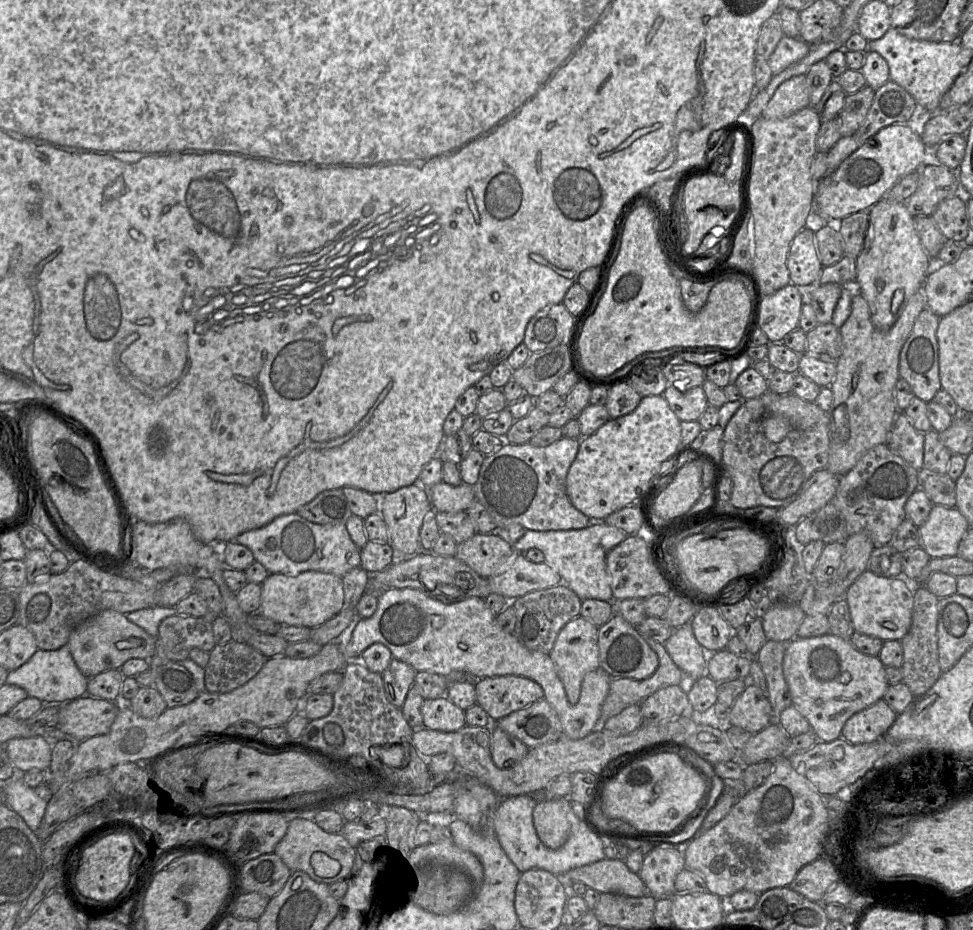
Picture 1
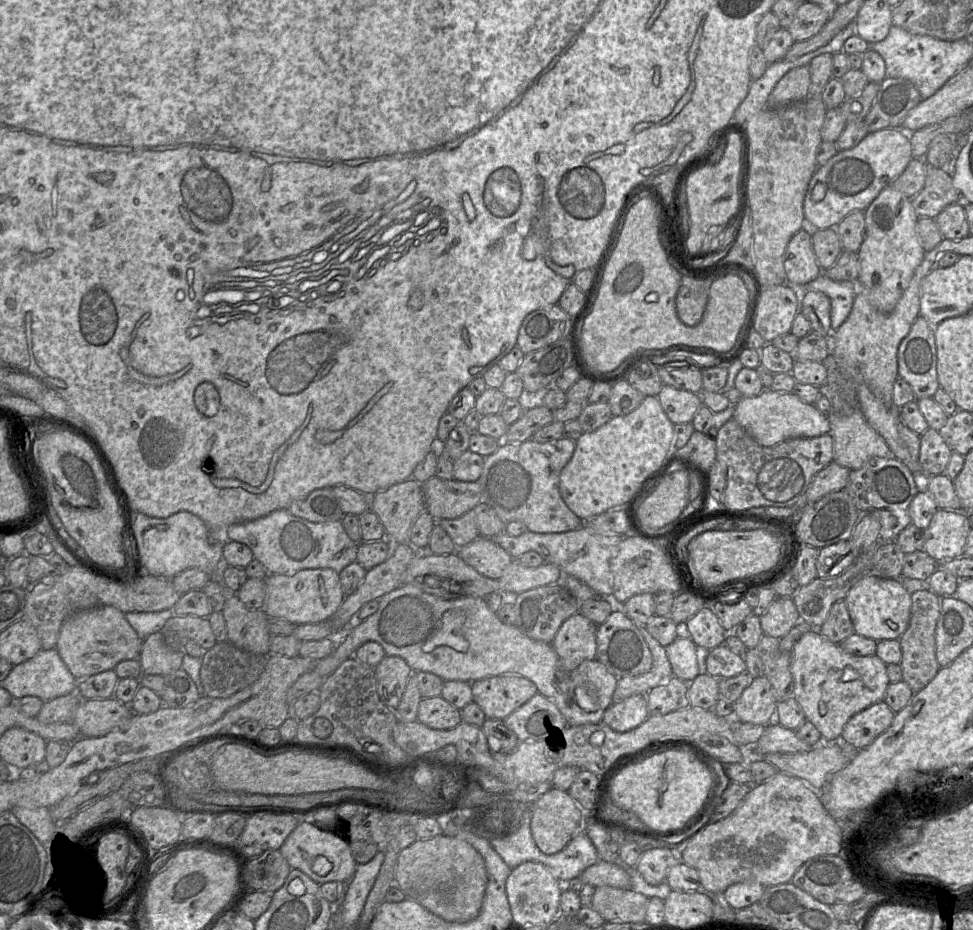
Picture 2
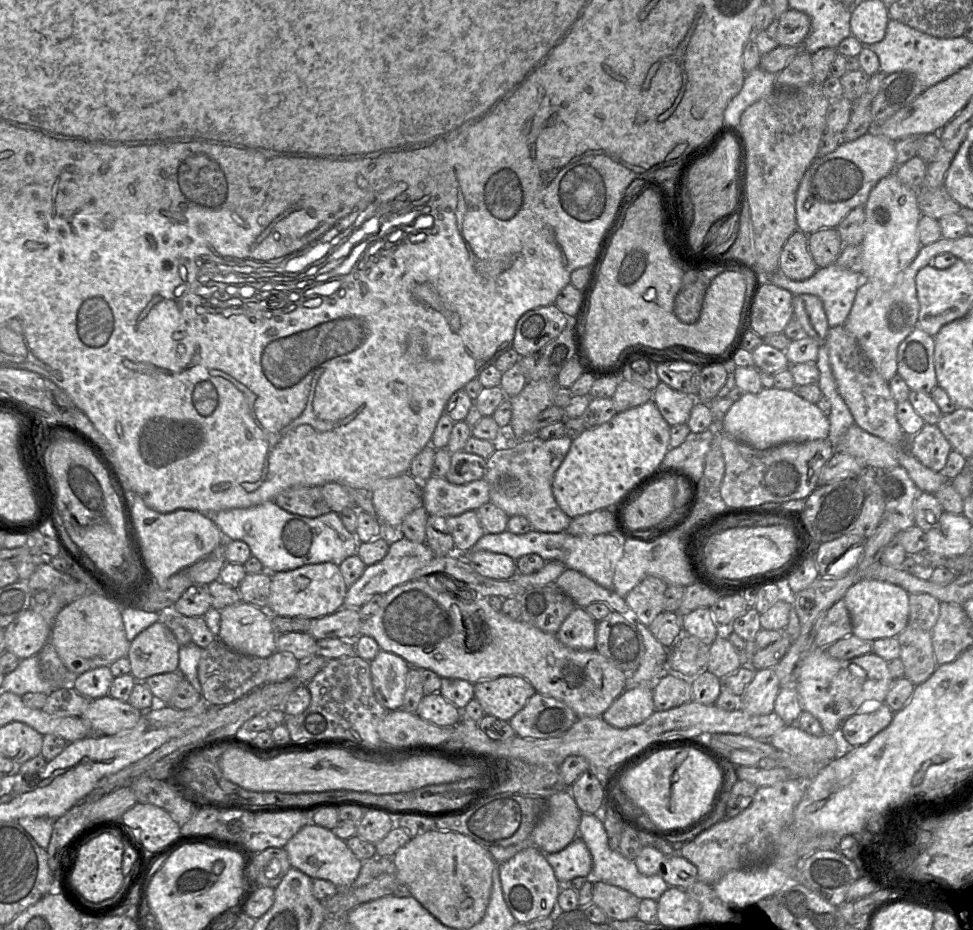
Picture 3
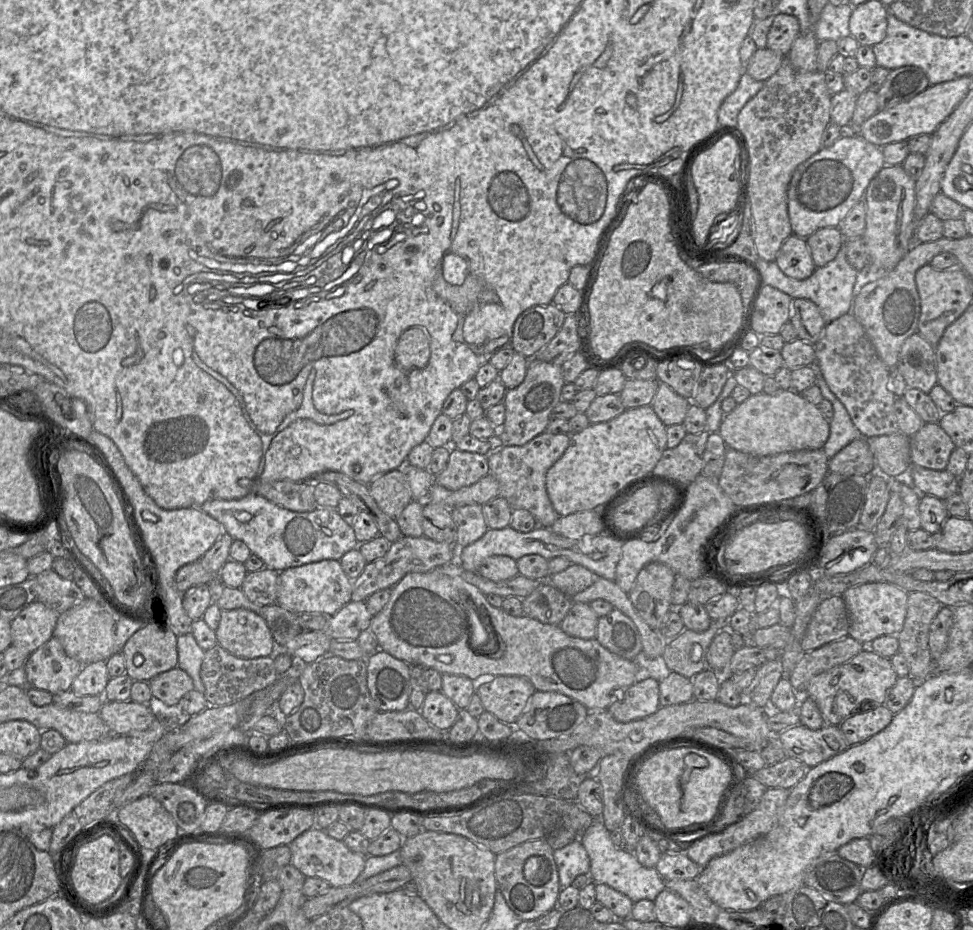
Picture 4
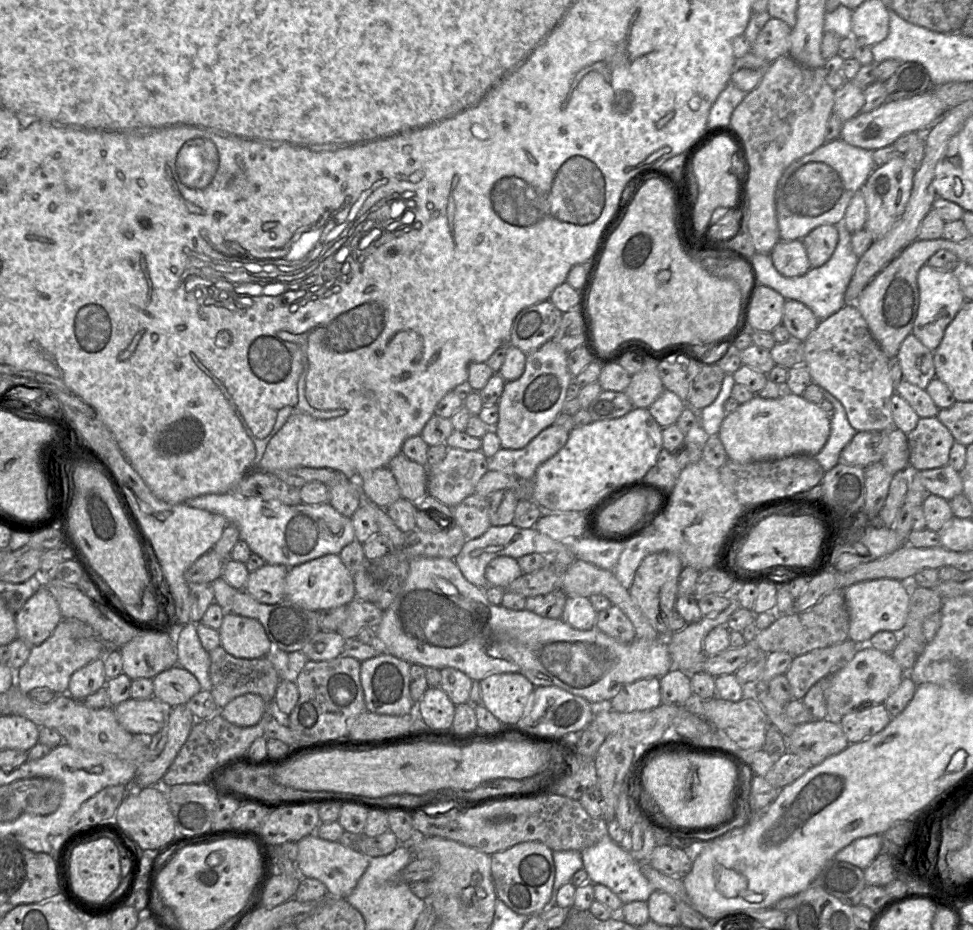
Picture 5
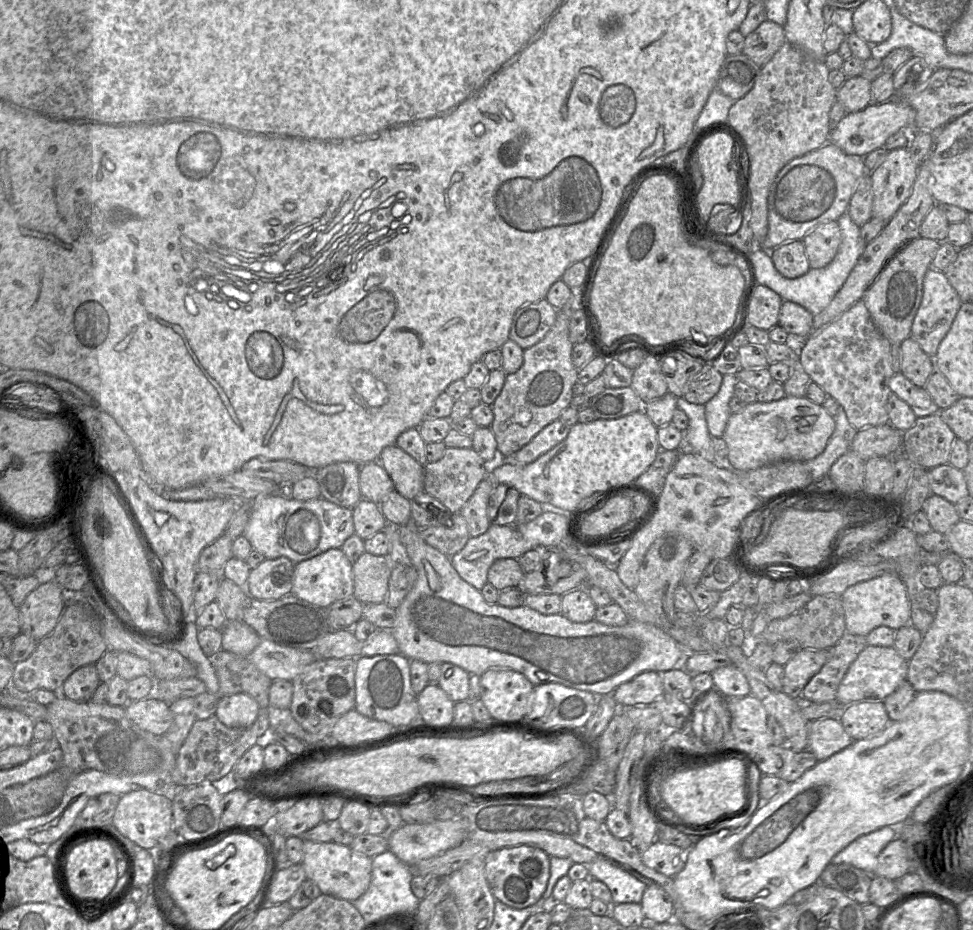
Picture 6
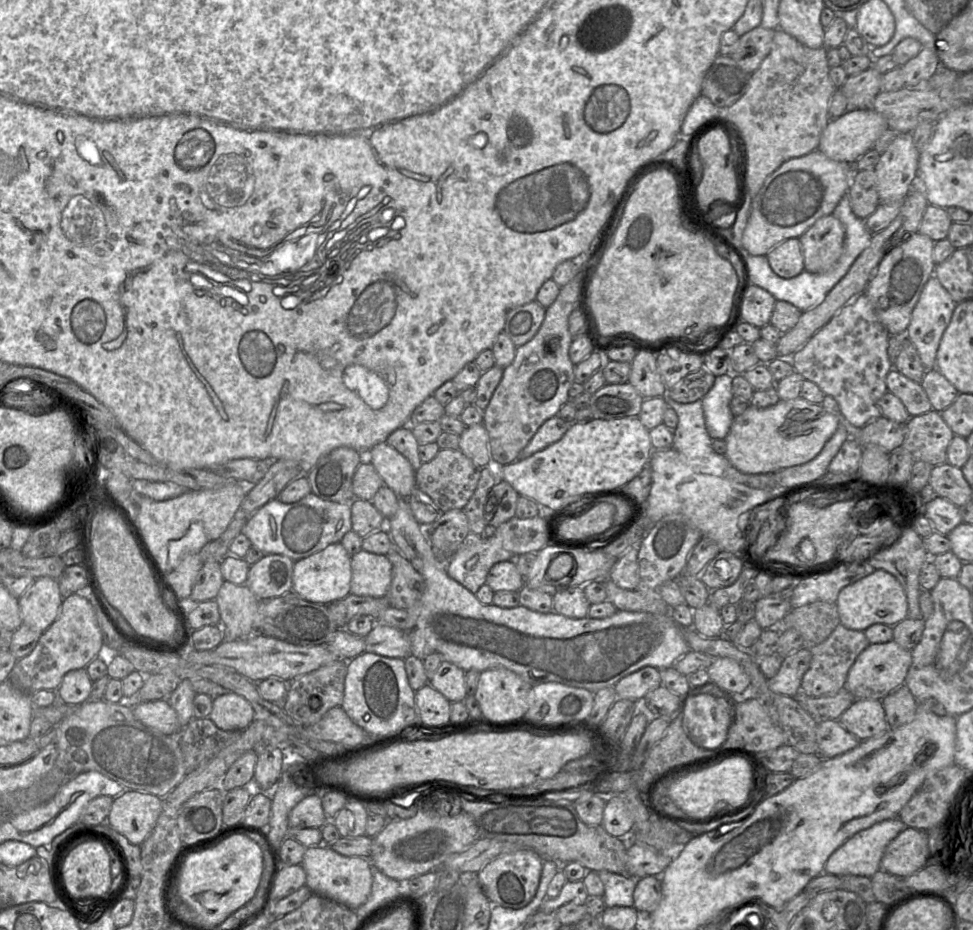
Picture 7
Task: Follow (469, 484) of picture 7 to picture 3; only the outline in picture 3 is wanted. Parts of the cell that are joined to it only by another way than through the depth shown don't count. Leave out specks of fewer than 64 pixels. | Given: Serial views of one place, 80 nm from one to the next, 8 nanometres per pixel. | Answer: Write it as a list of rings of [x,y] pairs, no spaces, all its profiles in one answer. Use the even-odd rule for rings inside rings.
[[[459,451],[451,454],[450,468],[446,476],[452,484],[466,484],[485,476],[487,460],[477,454]]]

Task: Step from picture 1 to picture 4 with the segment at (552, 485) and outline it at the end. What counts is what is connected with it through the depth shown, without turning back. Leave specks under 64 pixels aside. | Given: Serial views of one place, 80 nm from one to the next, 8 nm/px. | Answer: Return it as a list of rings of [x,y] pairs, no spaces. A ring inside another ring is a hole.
[[[544,432],[523,446],[502,445],[487,455],[489,473],[499,484],[499,496],[505,498],[511,508],[529,511],[539,526],[550,528],[560,517],[553,508],[546,490],[546,473],[563,455],[570,444],[570,434]]]

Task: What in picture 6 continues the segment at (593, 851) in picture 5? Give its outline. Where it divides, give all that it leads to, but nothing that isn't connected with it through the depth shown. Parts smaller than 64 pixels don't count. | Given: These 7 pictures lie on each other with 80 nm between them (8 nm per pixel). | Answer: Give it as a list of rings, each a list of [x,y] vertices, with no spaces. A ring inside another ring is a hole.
[[[607,858],[586,864],[589,878],[603,882],[610,890],[613,904],[640,903],[647,885]]]

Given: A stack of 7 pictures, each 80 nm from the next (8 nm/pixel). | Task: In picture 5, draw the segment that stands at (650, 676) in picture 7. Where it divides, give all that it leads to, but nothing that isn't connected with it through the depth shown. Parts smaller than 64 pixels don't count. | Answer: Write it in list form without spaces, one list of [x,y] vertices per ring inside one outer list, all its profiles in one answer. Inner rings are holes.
[[[651,677],[624,685],[608,708],[617,712],[629,713],[656,708],[662,704],[660,678]]]

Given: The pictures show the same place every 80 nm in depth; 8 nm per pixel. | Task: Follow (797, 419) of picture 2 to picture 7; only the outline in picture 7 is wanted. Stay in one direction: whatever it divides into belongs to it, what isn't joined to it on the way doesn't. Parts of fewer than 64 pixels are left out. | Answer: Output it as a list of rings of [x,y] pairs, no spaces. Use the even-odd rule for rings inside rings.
[[[798,397],[779,400],[766,408],[751,405],[734,417],[724,438],[725,456],[740,472],[746,474],[774,473],[782,469],[805,464],[814,459],[839,425],[839,418],[815,404]]]

